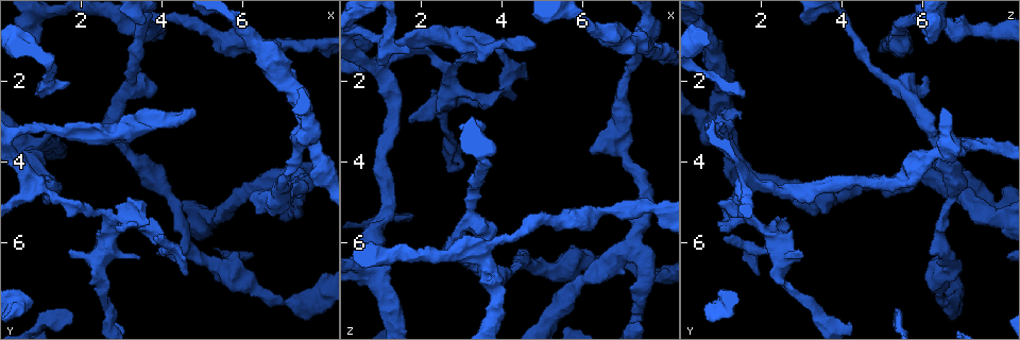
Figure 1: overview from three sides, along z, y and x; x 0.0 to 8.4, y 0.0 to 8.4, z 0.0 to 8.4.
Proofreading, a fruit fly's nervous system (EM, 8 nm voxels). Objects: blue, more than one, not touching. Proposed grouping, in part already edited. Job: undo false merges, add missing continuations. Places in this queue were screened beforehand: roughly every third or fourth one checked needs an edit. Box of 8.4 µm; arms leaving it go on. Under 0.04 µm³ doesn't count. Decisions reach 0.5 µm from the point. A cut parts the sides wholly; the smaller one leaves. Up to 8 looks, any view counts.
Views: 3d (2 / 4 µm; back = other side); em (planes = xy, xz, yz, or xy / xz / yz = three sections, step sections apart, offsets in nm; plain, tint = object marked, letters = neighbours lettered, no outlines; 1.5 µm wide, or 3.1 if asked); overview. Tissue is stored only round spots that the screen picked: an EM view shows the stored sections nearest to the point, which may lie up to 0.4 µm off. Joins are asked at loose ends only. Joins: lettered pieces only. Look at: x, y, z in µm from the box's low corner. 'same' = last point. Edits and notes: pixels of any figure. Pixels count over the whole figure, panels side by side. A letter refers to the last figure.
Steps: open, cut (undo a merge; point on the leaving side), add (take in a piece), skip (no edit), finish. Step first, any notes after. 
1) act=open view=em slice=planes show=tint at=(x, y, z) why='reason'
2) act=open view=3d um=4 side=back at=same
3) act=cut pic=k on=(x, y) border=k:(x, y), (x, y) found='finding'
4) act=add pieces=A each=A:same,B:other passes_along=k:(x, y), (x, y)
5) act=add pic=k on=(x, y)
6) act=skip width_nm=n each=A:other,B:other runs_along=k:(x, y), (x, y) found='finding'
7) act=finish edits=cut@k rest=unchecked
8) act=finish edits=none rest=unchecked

act=open view=3d um=4 at=(7.05, 7.45, 6.65) why='calibre changes'

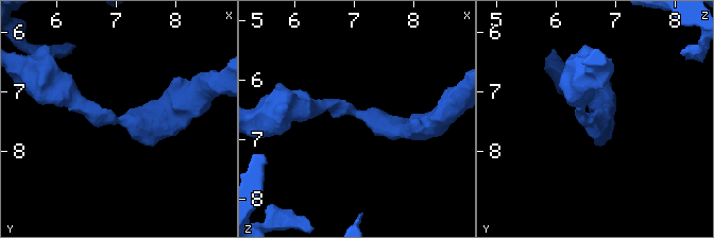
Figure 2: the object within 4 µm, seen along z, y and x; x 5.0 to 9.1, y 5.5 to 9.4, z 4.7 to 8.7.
act=open view=em slice=xy step=8 show=tint at=(7.05, 7.50, 6.55) arm_widths_nm=240,340

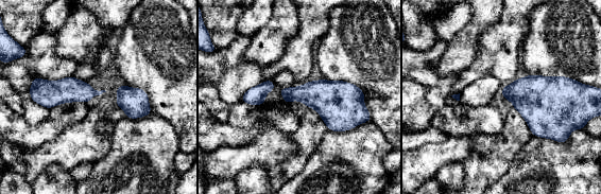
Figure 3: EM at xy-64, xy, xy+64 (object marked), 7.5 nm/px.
act=open view=em slice=xy step=8 show=letters at=same

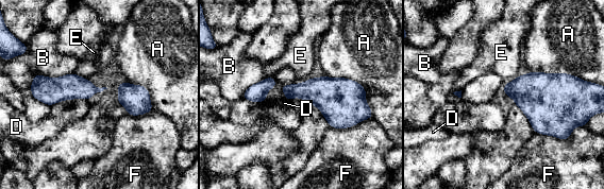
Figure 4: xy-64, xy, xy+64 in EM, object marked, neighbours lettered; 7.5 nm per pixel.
act=skip width_nm=160 each=A:other,B:other,D:other,E:other,F:other border=4:(87, 100), (66, 99), (50, 106) found='all the same neuron'

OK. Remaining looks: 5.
act=open view=em slice=yz step=4 show=plain at=(3.90, 0.75, 7.40) why='narrows sharply'

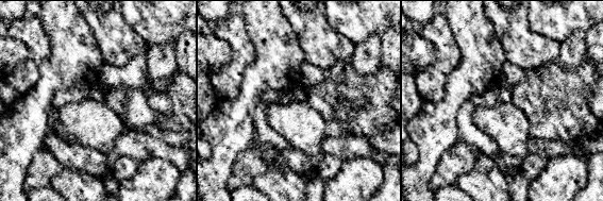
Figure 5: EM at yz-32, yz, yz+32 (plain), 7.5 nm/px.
act=open view=em slice=yz step=4 show=letters at=same

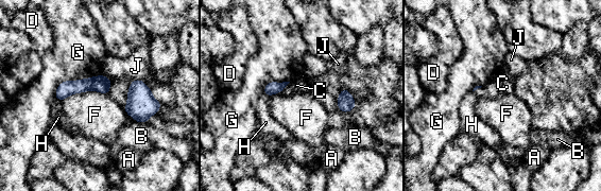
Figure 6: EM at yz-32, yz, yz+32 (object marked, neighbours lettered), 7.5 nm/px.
act=skip width_nm=130 each=A:other,B:other,C:other,D:other,F:other,G:other,H:other,J:other runs_along=6:(108, 81), (68, 87), (57, 97) found='one neuron here'

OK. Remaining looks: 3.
act=open view=em um=3.1 slice=xz step=16 show=letters at=(1.30, 1.85, 0.65) why='narrows sharply'

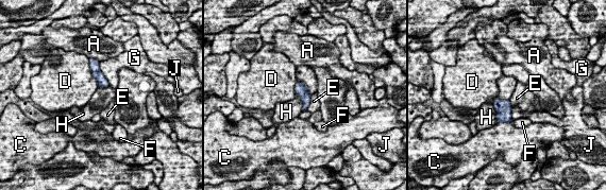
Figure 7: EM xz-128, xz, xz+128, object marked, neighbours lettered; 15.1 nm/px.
act=skip longest_contact=G:380nm each=A:other,C:other,D:other,E:other,F:other,G:other,H:other,J:other border=7:(99, 62), (99, 68), (108, 84) found='continuous, no second neuron'

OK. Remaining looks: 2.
act=finish edits=none rest=unchecked

